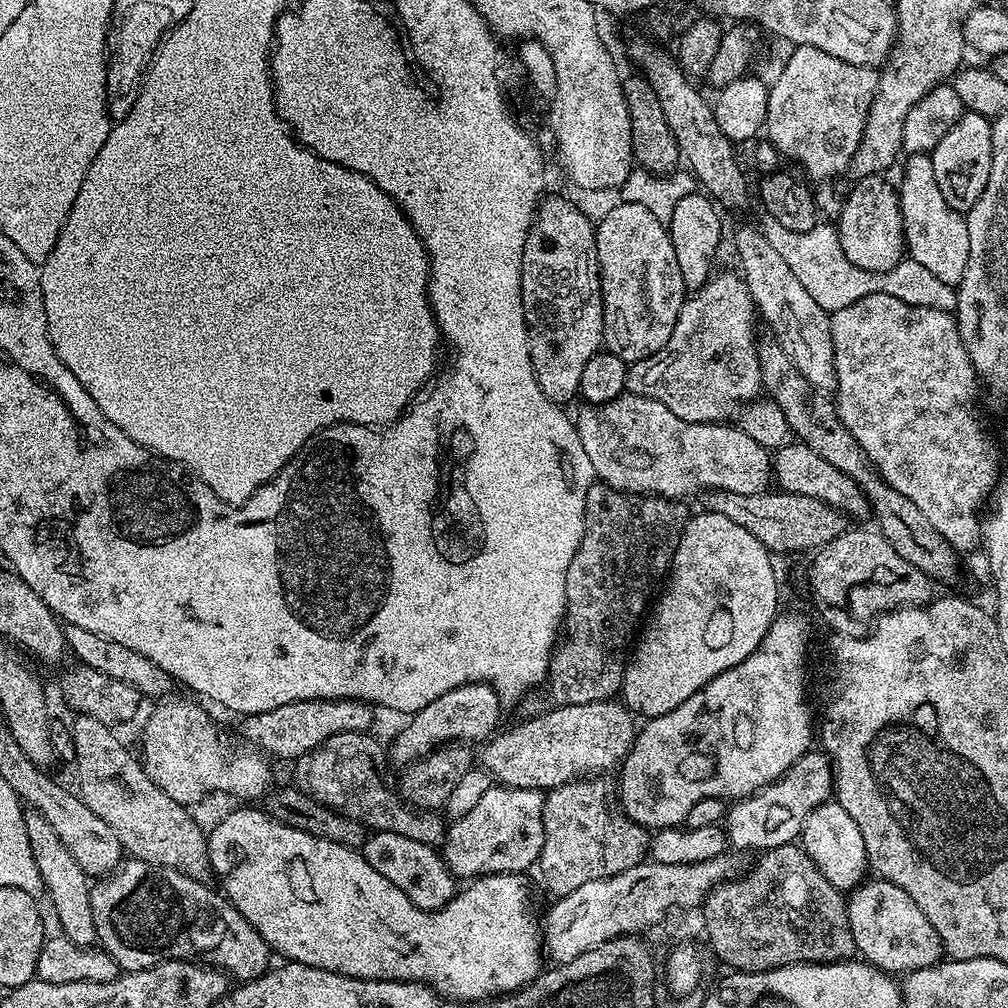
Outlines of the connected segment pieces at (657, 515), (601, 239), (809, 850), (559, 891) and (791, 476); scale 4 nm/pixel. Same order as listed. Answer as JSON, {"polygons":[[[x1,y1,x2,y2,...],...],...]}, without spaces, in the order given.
{"polygons":[[[594,482,588,487,584,537,570,562,570,570,566,570,566,602,562,628,565,633,568,631,568,641,564,644,564,653,560,653,560,650,553,651,552,658,548,661,546,684,549,694,552,695,553,705,611,701,621,691,634,633,653,599,652,591,655,590,656,583,660,579,661,583,669,575,676,543,684,532,686,515,684,516,684,508,680,504,683,503,667,496,619,492,603,482]],[[623,202,617,203,617,205,617,208,610,209,596,224,596,249,598,250,598,262,600,263,600,293,602,294,602,302,604,303,603,347,607,351,613,352,618,358,622,358,625,364,629,365,639,360,650,358,655,352,662,350,662,346,666,346,666,342,670,342,670,334,674,334,674,326,682,315,686,291,683,286,678,259,675,257,674,246,671,244,669,229,666,227,666,224,660,221,646,205]],[[829,802,818,806,804,819,802,847,806,854,810,854,814,866,826,874,826,882,845,894,859,888,869,875,870,865,866,842,862,842,862,830,858,830,858,822,854,822,854,818,850,818,840,804]],[[580,782,558,785,545,795,544,845,538,869,553,897,570,894,578,886,586,886,586,882,622,874,647,857,644,855,648,852,649,829,613,808,604,808,602,801,591,800]],[[793,442,779,449,774,456,774,480,783,491,802,494,806,498,825,500,832,508,843,512,845,517,864,520,870,516,868,495,850,474,844,474,838,466,832,466,822,454,814,454,804,444]]]}

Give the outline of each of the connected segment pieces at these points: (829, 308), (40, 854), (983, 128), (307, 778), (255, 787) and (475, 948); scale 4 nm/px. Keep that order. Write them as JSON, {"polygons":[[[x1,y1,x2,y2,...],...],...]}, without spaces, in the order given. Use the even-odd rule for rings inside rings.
{"polygons":[[[761,211,759,215,758,227,760,233,766,238,766,242,770,242,774,250,778,250,786,266,794,270,798,282,806,286,810,298,814,298,814,302,818,302,818,306,822,306,824,312,829,314,837,312,866,298,869,294,881,292,890,294,912,306,926,306,943,312,955,313,957,289,951,284,934,278,934,274,926,270,926,266,918,266,918,262,905,258,885,272,862,270,854,266,850,258,846,258,842,250,839,231,833,225,831,228,830,225,820,222,808,232,799,232,798,230,786,230,786,226,782,226,782,222,774,218,774,214]],[[35,810,25,811,24,825,26,838,30,838,30,846,34,854,34,862,44,879,46,896,52,899,52,908,56,911,56,920,60,923,59,931,70,942,92,946,97,943,94,914,92,913,92,888,90,877,84,873,82,866,74,860,74,854,66,850,62,838,54,832,54,826]],[[965,111,958,123,936,143,930,155,934,162,934,178,938,178,938,190,942,190,942,198,946,198,946,202,950,202,954,209,972,208,974,202,978,202,982,190,986,190,986,182,990,178,992,120,976,112]],[[343,732,331,736,322,742,313,752,302,754,295,760,296,768,295,787,305,792,310,798,314,798,322,806,333,808,335,812,341,812,343,816,349,816,365,829,377,832,397,832,406,838,414,838,414,842,422,842,433,846,440,846,444,843,446,835,446,820,443,815,432,810,417,810,409,806,402,799,398,791,398,780,392,771,393,765,390,763,390,752,384,748,368,732]],[[171,700,157,703,160,705,153,710,144,728,142,763,154,786,185,806,193,806,211,792,233,792,240,799,237,801,260,802,256,800,263,801,273,791,272,768,265,753,256,750,253,756,247,756,235,752,228,748,227,738,206,709,184,700]],[[236,806,229,816,224,816,216,824,213,832,207,833,208,853,211,856,212,871,217,877,224,876,223,895,232,901,240,913,254,925,258,934,268,943,273,953,280,952,285,961,293,964,305,964,311,968,325,968,327,972,337,972,343,976,353,976,356,980,406,980,413,984,427,984,437,997,448,1000,481,1000,487,1001,497,994,511,994,521,991,525,986,533,983,542,971,540,952,542,956,542,920,536,917,536,908,532,905,532,892,524,881,523,875,514,872,499,872,497,876,482,876,471,881,468,889,457,891,454,899,445,908,437,912,422,910,408,895,390,878,382,878,370,862,355,848,338,846,338,842,330,842,326,838,318,838,314,834,306,834,302,830,290,827,281,820,269,816,267,811,256,806]]]}

